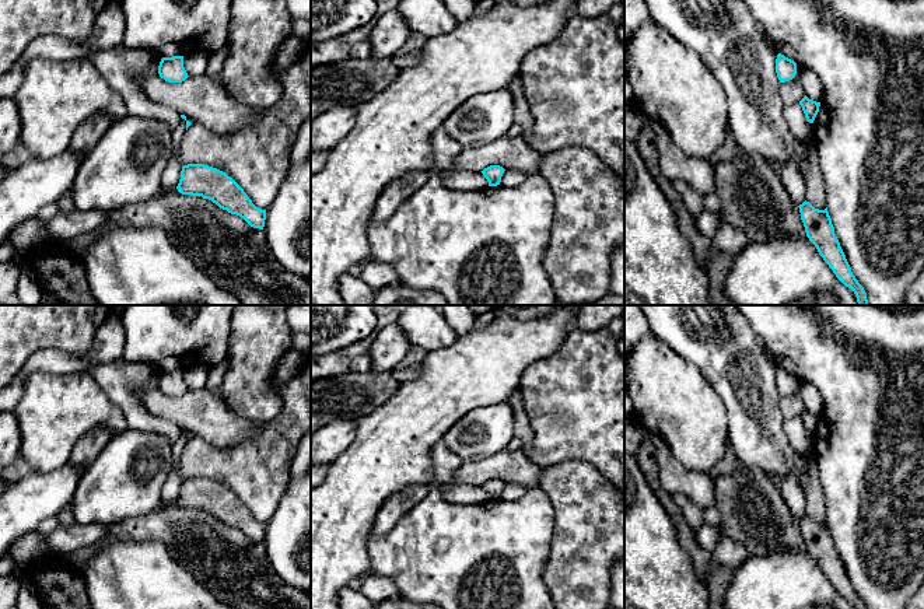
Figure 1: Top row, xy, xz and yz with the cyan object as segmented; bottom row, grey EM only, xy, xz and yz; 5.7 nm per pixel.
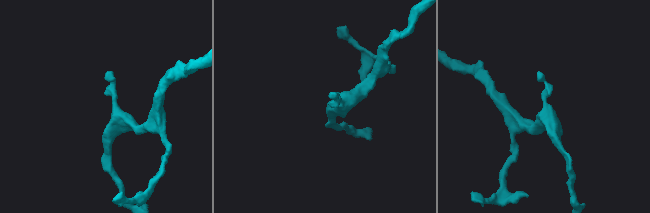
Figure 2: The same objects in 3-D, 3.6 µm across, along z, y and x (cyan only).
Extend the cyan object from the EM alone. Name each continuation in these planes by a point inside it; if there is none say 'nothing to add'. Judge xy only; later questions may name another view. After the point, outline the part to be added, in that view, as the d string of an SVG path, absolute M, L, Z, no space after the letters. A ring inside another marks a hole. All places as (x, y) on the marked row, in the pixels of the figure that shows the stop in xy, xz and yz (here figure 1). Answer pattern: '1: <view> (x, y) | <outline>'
nothing to add

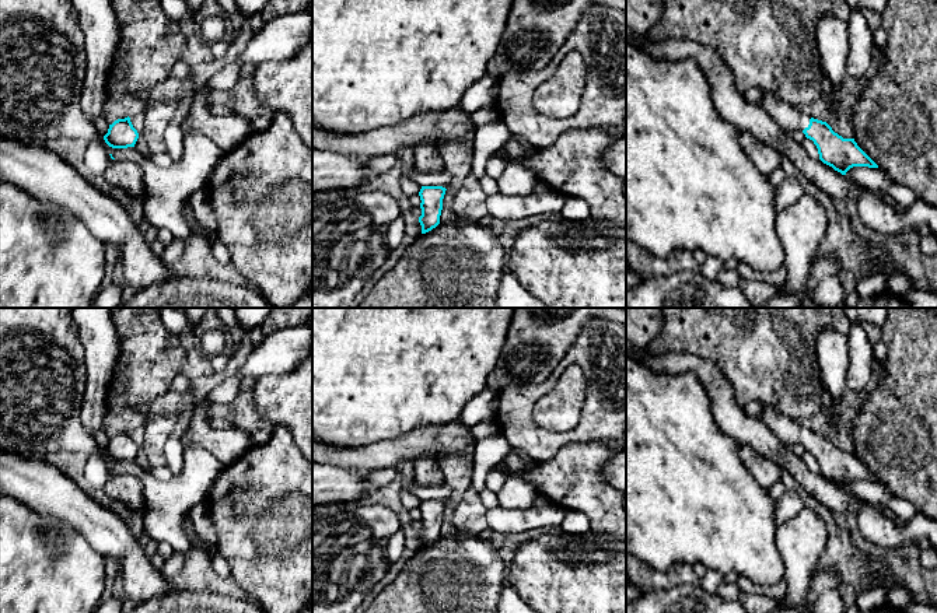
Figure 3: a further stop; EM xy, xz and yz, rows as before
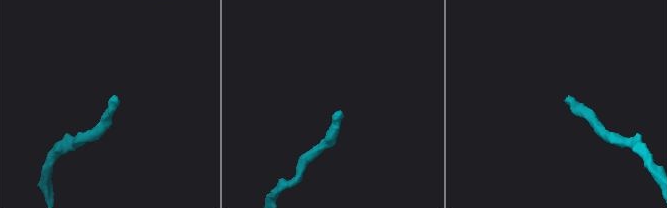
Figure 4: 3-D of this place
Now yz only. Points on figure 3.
1: yz (789, 118) | M765 91L761 106L784 132L803 132L810 125L811 116L804 115L798 108L782 101L770 91Z

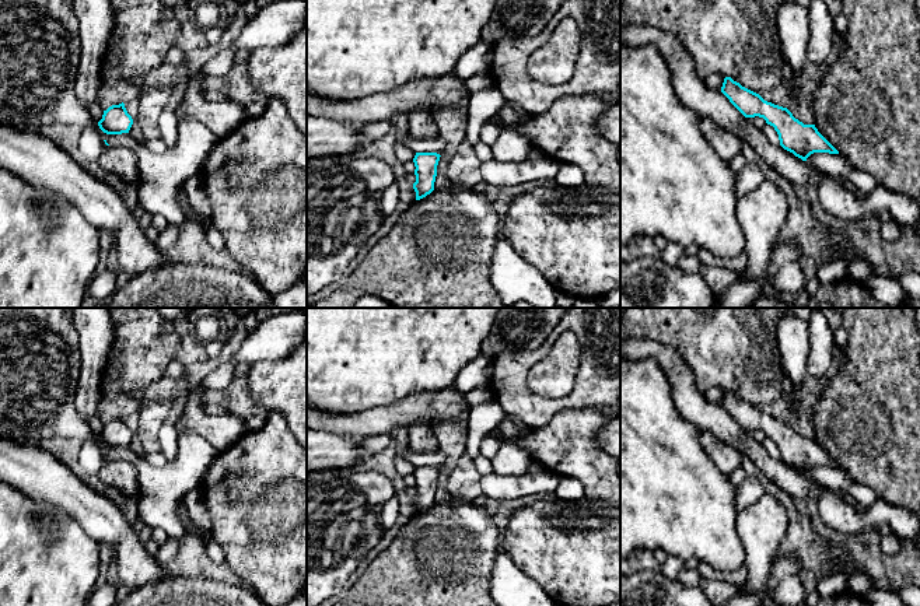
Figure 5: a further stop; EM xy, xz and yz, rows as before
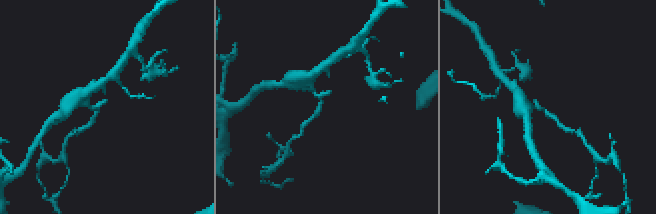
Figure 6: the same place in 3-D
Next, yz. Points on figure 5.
nothing to add

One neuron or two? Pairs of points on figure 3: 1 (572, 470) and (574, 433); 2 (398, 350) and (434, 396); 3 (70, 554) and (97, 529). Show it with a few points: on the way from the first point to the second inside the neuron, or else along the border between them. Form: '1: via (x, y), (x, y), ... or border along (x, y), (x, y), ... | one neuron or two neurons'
1: border along (602, 440), (567, 442), (545, 461) | two neurons
2: via (409, 361), (432, 385) | one neuron
3: border along (58, 521), (79, 532), (104, 557) | two neurons

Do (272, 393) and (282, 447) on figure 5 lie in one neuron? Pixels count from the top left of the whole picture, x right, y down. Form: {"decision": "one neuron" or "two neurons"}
{"decision": "two neurons"}

